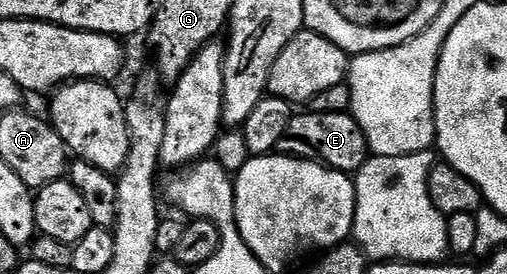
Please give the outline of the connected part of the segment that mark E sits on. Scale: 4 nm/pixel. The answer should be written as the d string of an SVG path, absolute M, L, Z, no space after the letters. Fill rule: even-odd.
M296 113L291 119L285 136L281 136L278 153L286 154L289 158L304 158L310 162L319 162L323 166L330 166L332 170L339 170L348 176L358 174L369 157L365 132L350 113Z

